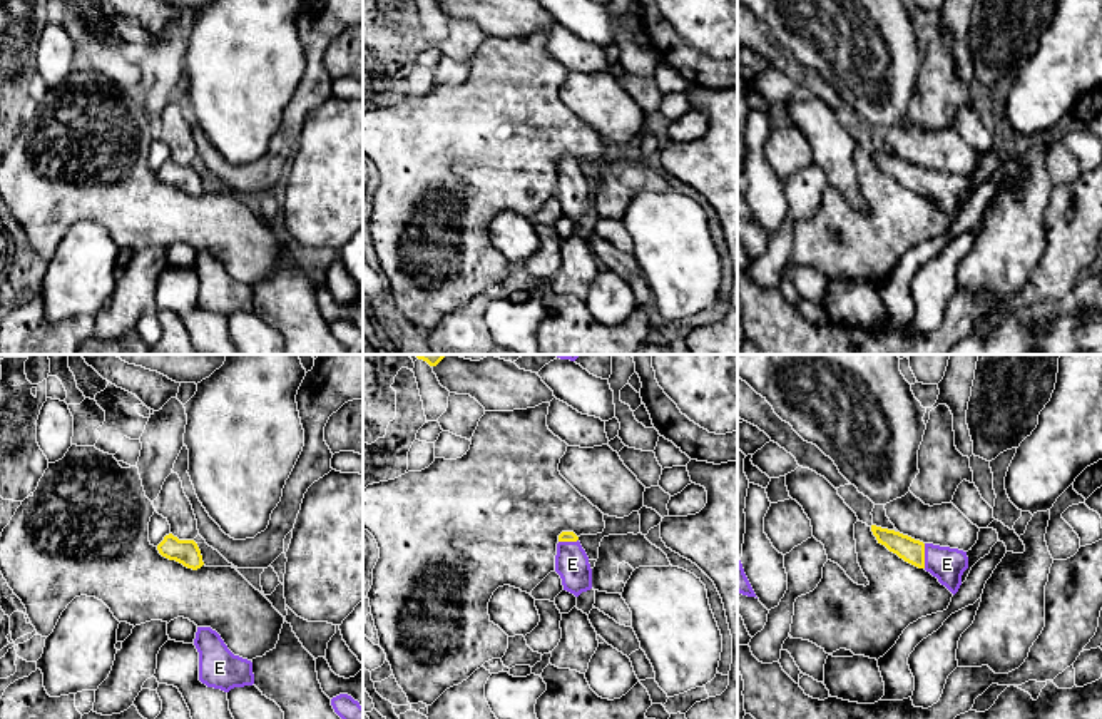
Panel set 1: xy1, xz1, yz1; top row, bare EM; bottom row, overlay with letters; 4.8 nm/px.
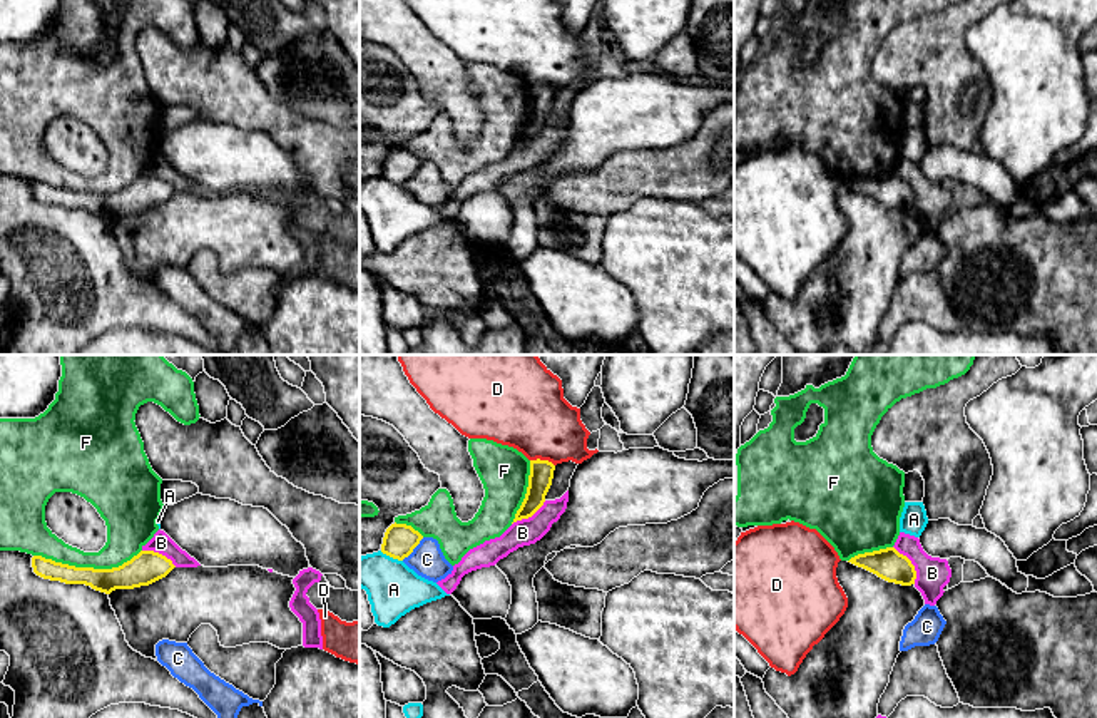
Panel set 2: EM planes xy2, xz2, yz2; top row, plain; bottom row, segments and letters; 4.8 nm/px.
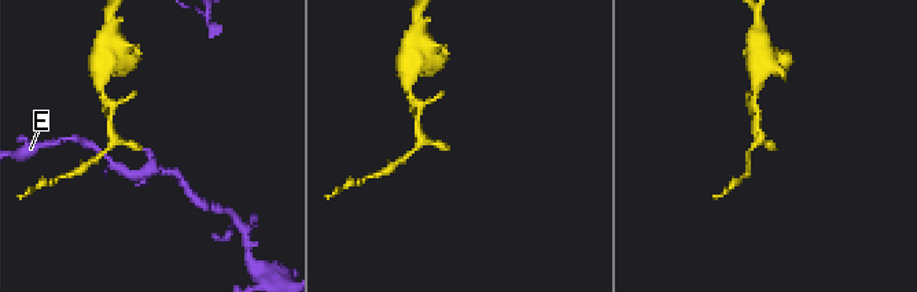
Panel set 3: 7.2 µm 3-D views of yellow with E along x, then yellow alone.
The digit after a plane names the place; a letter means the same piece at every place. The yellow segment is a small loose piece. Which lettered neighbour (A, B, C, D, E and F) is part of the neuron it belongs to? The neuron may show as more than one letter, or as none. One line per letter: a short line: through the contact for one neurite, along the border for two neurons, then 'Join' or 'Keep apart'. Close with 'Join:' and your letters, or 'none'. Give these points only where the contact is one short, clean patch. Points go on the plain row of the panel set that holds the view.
A: Keep apart
B: Keep apart
C: Keep apart
D: Keep apart
E: Join
F: Keep apart
Join: E

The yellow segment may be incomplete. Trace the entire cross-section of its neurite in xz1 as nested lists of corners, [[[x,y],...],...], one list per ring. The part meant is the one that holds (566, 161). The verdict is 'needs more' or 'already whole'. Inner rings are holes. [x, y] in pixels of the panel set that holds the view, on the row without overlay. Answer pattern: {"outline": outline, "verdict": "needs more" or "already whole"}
{"outline": [[[562,157],[559,161],[555,197],[562,204],[564,216],[575,222],[592,214],[589,182],[574,157]]], "verdict": "needs more"}

